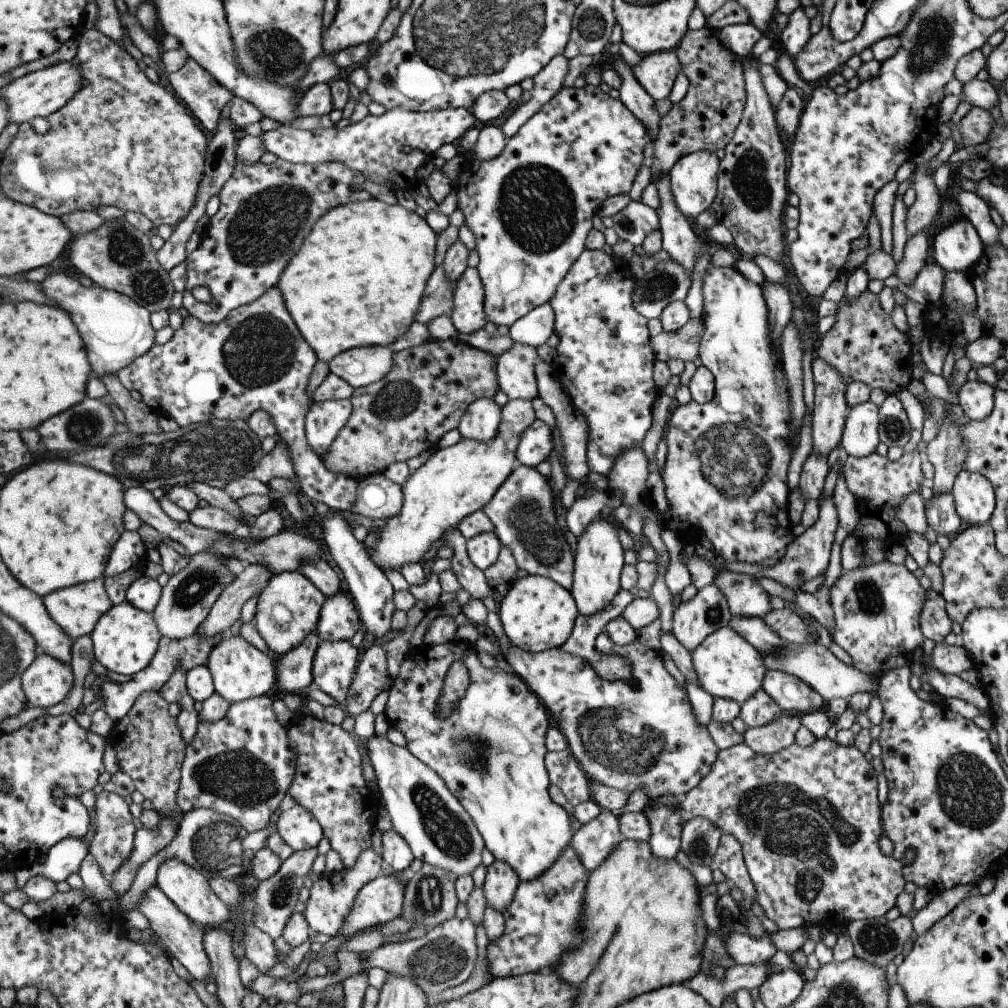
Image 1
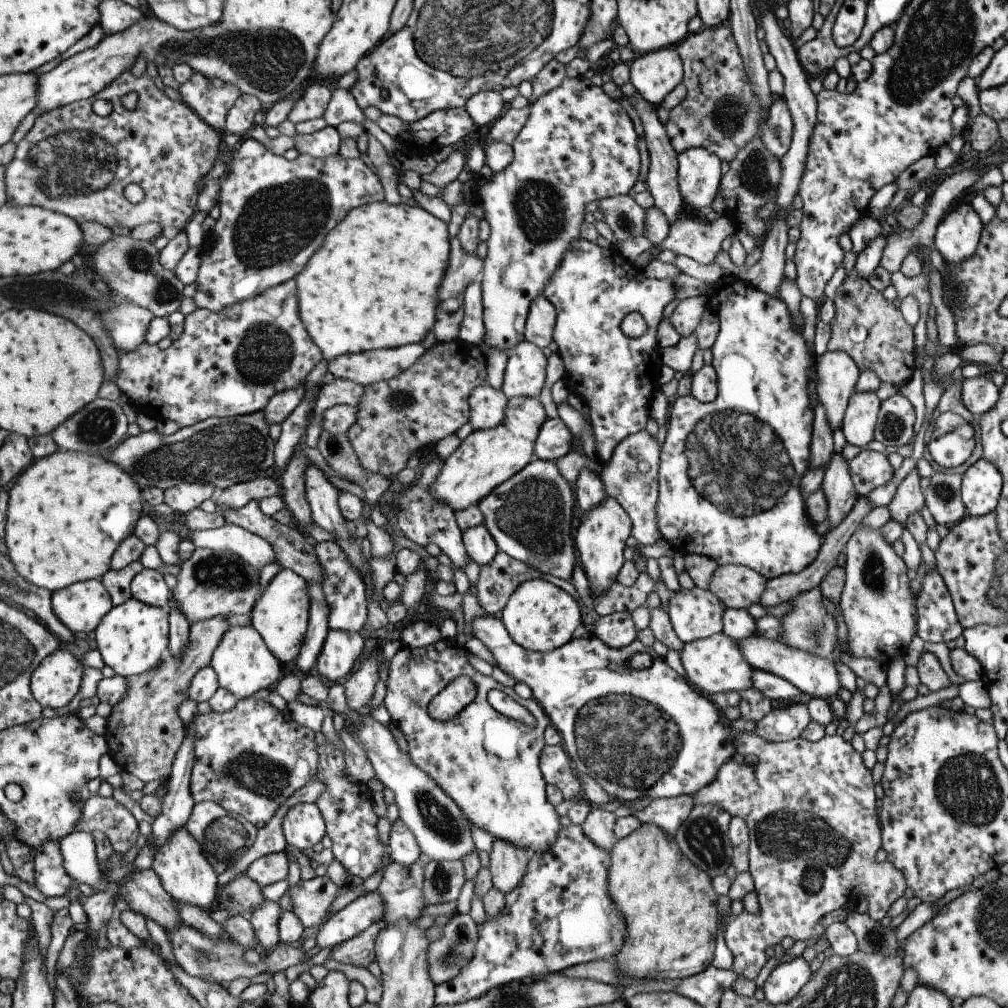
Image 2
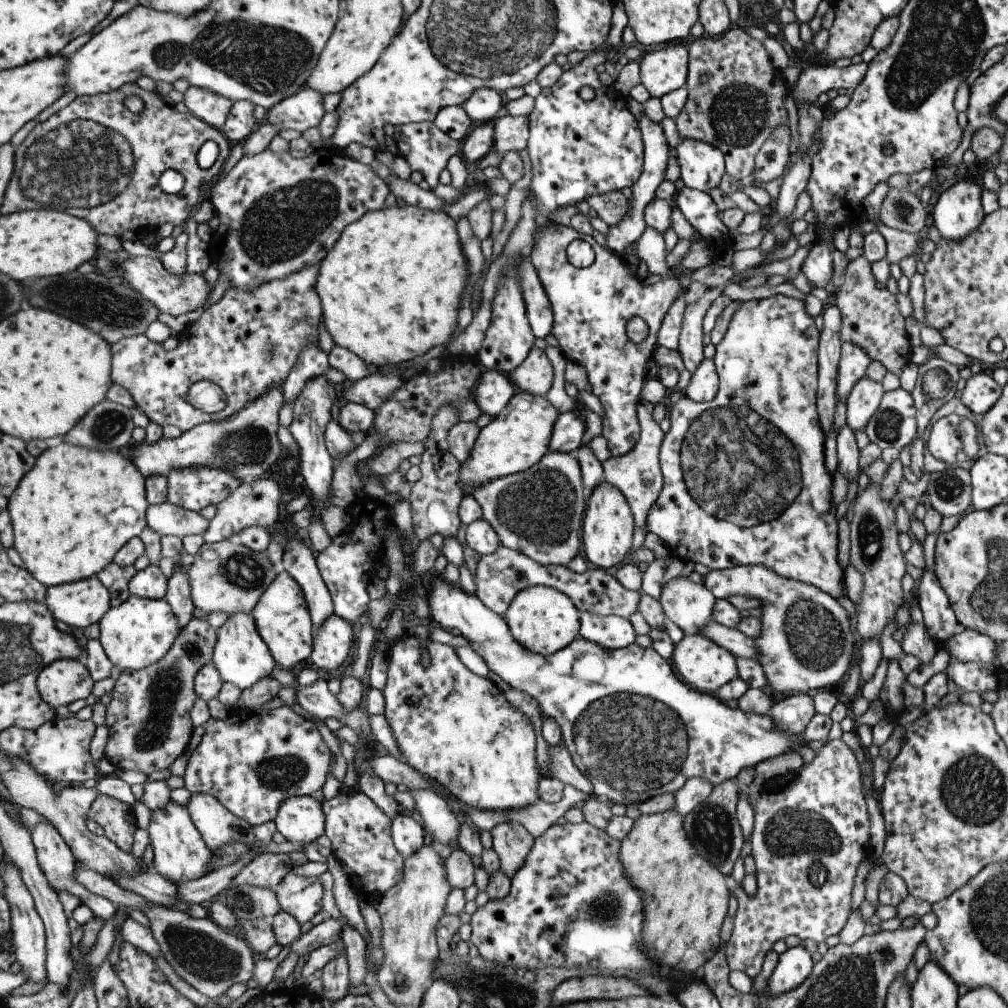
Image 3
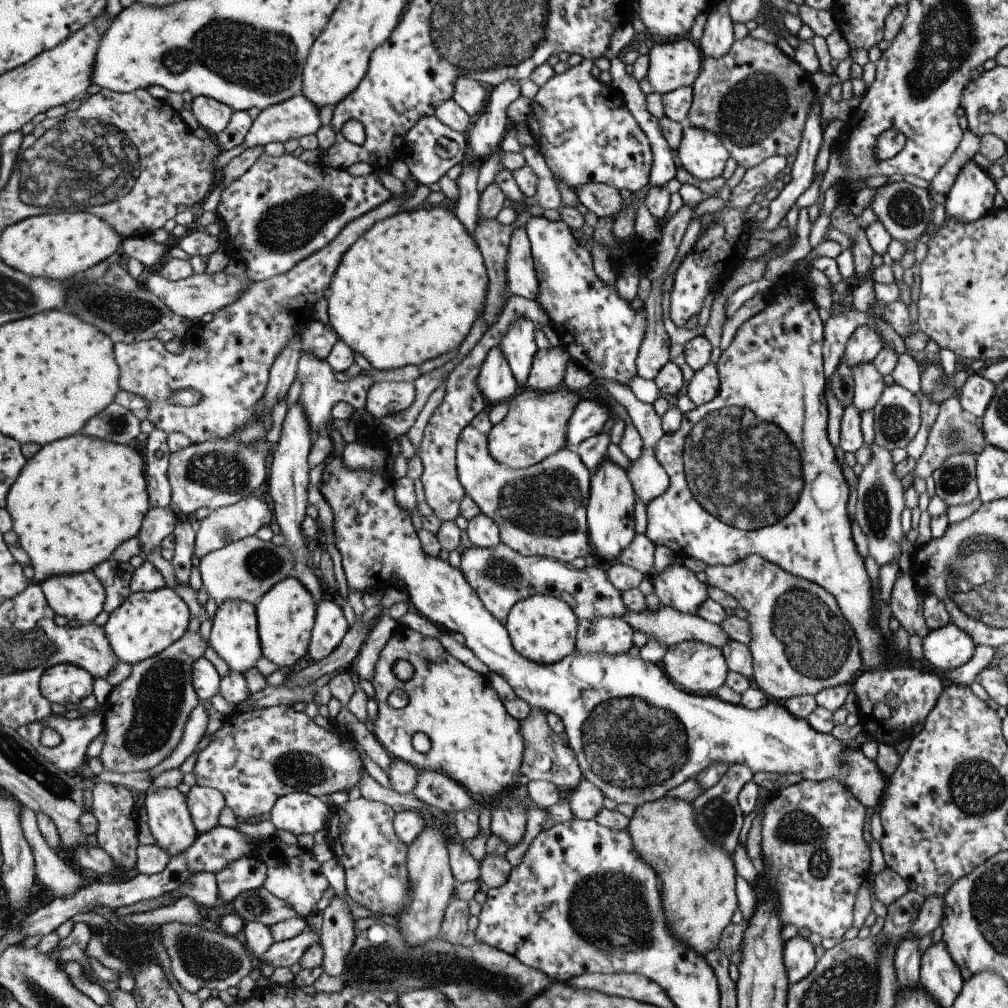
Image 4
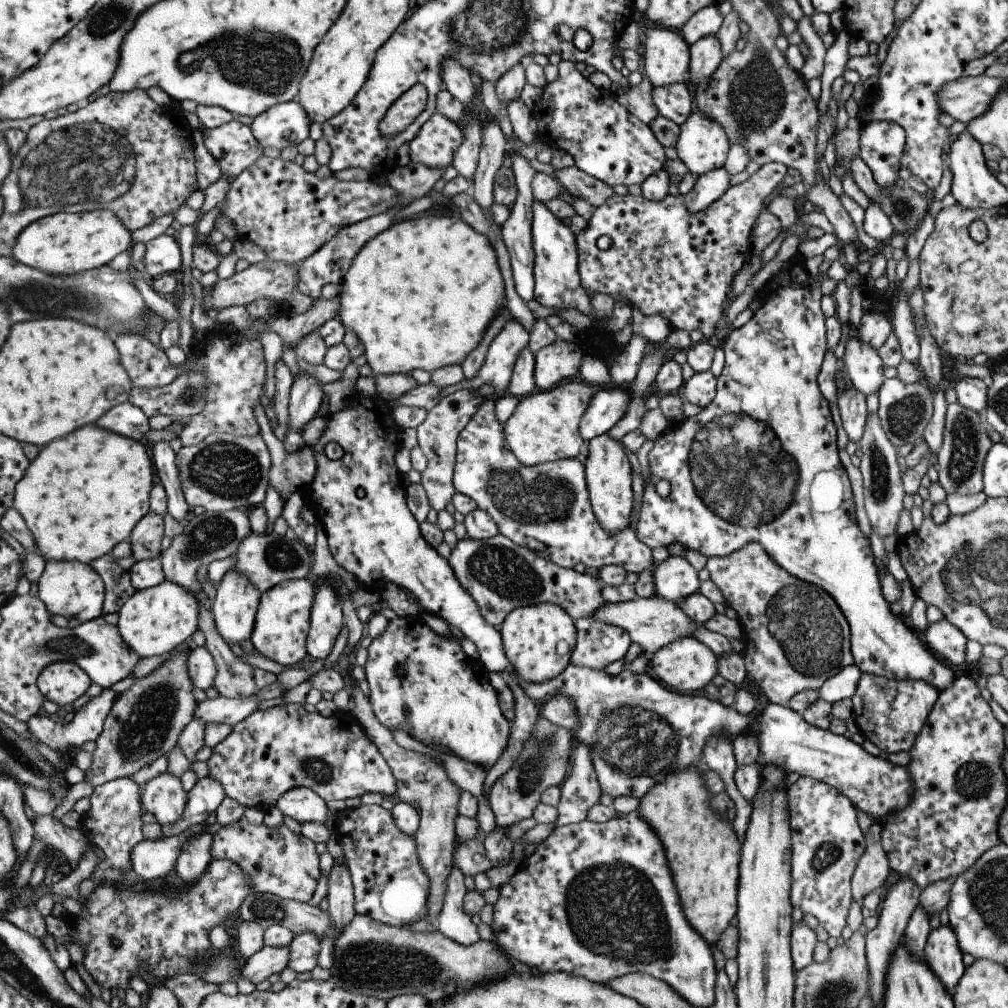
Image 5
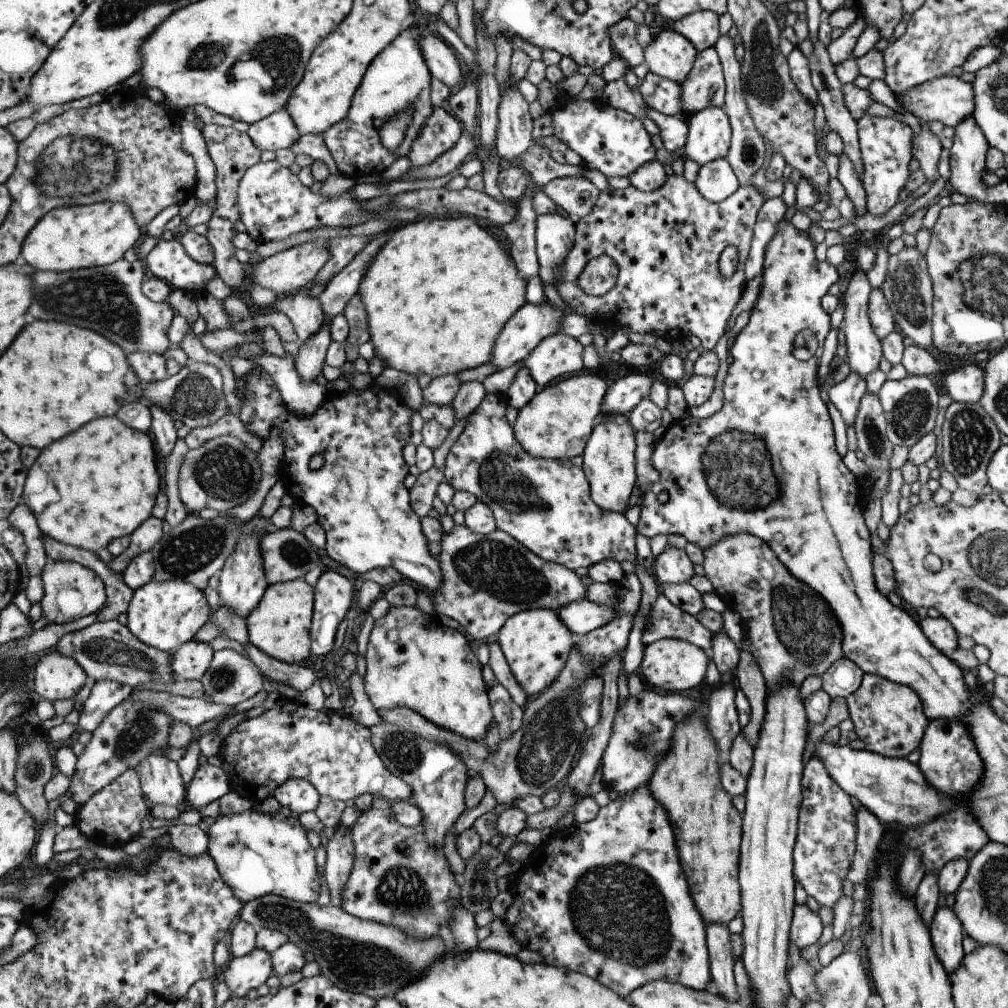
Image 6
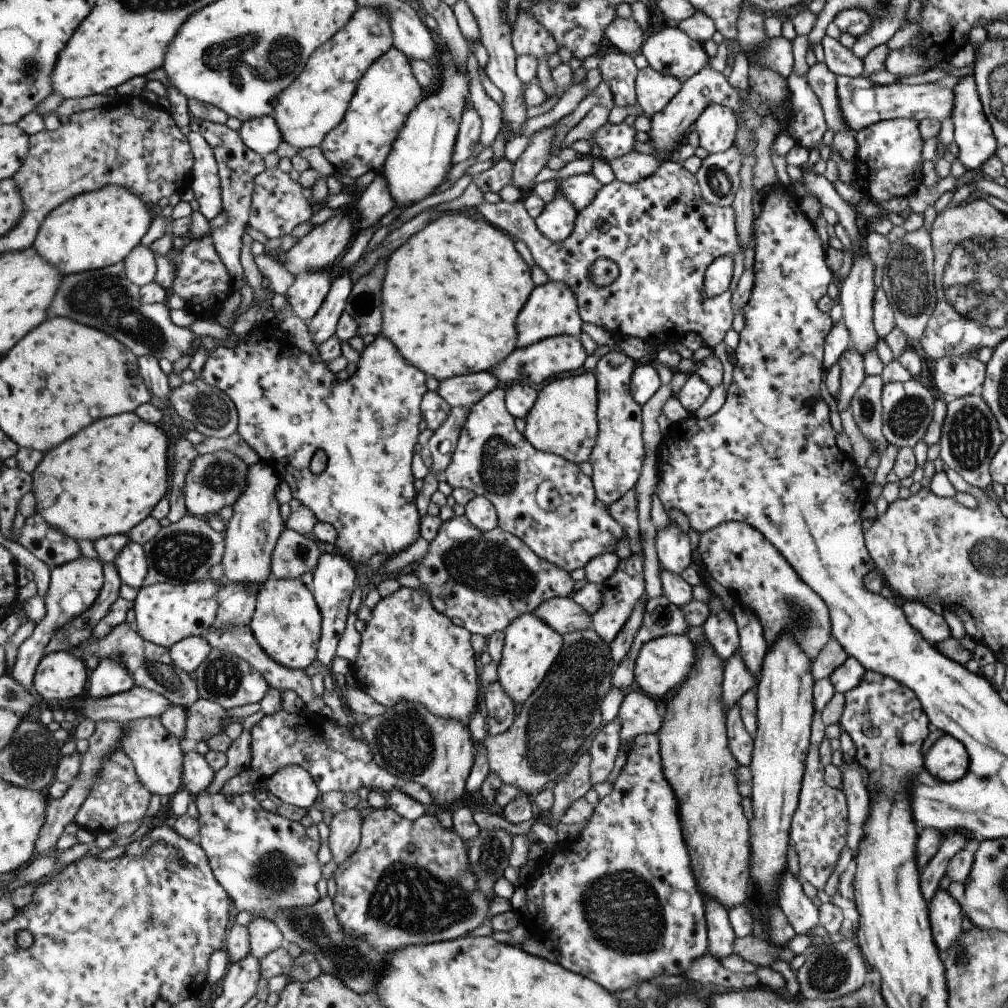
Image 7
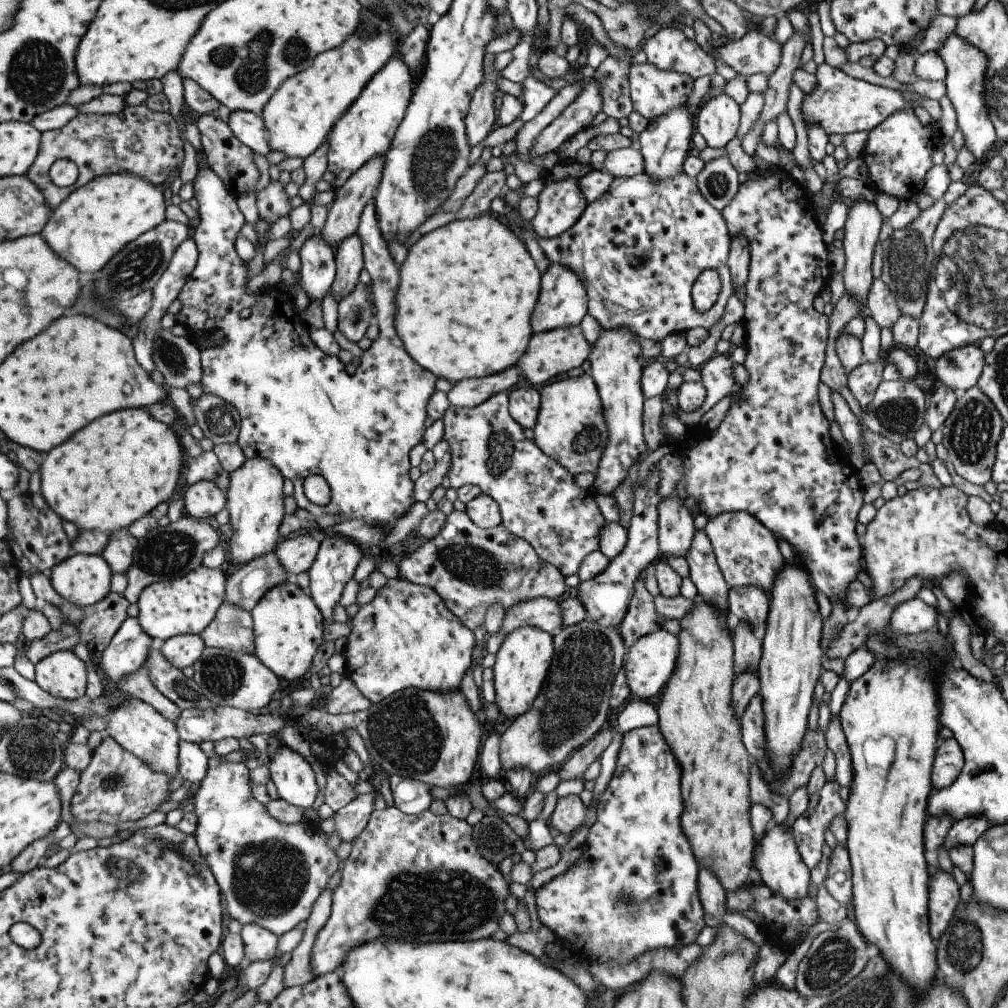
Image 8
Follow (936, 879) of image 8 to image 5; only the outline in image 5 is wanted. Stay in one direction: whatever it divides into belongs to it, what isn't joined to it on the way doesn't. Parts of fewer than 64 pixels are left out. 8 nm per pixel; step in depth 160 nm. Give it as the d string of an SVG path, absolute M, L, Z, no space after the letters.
M948 924L929 931L923 949L923 960L950 995L954 993L954 986L964 971L962 955L955 933Z

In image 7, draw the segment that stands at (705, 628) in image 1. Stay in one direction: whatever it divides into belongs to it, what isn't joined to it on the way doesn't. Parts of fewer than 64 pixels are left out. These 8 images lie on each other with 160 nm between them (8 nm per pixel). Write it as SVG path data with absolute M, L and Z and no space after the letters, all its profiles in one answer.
M673 522L656 530L655 551L661 571L679 574L692 565L688 536Z

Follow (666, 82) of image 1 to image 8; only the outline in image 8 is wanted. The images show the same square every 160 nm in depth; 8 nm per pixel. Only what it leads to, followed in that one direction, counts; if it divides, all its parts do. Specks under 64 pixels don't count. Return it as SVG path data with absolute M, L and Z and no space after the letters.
M661 27L643 42L641 50L646 54L647 63L661 70L674 70L689 75L693 80L705 74L711 76L715 72L713 58L677 28Z

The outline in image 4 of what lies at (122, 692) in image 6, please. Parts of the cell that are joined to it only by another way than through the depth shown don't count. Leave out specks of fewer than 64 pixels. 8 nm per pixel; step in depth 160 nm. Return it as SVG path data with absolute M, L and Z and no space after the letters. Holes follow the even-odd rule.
M89 711L86 715L75 720L64 718L63 715L51 715L45 718L45 720L41 720L41 722L23 726L19 728L18 731L27 742L33 743L34 748L41 756L45 756L49 762L53 762L53 764L55 764L57 768L60 768L60 770L63 770L65 774L69 771L78 773L79 768L89 760L87 756L89 744L95 740L96 736L104 734L104 714L101 711L97 712L97 714ZM47 727L55 730L55 732L61 736L61 743L54 748L47 748L47 746L43 746L43 744L40 743L41 734L43 734L43 730Z

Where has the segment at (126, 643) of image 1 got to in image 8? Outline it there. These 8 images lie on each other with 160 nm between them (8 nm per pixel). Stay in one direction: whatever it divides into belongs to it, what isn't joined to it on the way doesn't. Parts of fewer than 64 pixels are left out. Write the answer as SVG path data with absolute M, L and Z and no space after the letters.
M201 565L191 571L189 576L171 582L159 581L150 584L137 602L141 626L158 644L180 634L200 635L215 620L226 599L229 573L227 566L212 569Z

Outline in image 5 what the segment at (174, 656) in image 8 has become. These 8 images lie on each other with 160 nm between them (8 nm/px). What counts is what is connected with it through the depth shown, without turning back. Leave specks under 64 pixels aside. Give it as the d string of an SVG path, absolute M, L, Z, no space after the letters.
M206 645L193 646L188 654L187 666L195 687L207 690L214 686L218 668L215 657Z

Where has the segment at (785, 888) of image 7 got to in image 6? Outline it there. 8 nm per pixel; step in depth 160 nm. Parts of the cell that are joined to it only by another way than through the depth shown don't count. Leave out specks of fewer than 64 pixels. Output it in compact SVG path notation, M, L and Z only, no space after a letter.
M795 903L788 932L790 942L800 950L809 944L817 943L821 933L821 921L817 913L811 911L805 904Z

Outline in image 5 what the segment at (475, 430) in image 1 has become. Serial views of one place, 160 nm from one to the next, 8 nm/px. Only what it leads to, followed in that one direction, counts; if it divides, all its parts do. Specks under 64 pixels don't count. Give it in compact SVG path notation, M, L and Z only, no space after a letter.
M507 318L501 330L488 344L481 368L469 380L462 380L445 386L439 393L442 397L461 389L476 390L487 384L495 390L495 397L506 394L514 362L521 351L528 346L528 330L513 318Z

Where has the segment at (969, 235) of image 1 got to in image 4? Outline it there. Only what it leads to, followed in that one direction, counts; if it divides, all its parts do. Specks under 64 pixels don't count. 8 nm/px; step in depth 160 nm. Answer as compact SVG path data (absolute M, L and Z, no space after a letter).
M969 159L963 168L959 170L957 178L949 192L945 195L945 202L943 204L943 210L947 218L953 218L955 222L961 222L961 224L971 224L993 211L993 196L997 192L994 182L986 173L985 169L978 168L976 164Z

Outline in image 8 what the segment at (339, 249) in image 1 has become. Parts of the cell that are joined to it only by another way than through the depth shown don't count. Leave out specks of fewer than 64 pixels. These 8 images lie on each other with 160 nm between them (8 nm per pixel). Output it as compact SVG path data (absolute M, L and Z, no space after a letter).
M486 213L454 220L415 239L398 268L396 333L413 360L437 378L456 383L486 377L513 366L532 336L530 316L540 289L540 273L520 238L496 216Z

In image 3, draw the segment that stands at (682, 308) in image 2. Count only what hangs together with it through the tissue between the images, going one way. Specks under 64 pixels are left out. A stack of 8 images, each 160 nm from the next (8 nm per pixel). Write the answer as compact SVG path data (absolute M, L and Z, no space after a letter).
M721 285L716 288L706 289L702 296L693 304L686 304L681 318L681 331L678 337L677 351L685 370L690 374L704 360L702 350L704 348L701 339L702 319L713 300L721 295Z

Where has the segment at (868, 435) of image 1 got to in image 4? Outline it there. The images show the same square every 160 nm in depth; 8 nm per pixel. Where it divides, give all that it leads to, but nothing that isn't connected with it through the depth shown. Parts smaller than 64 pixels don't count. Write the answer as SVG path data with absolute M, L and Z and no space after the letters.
M871 362L853 366L853 408L857 414L872 410L884 388L883 378Z

